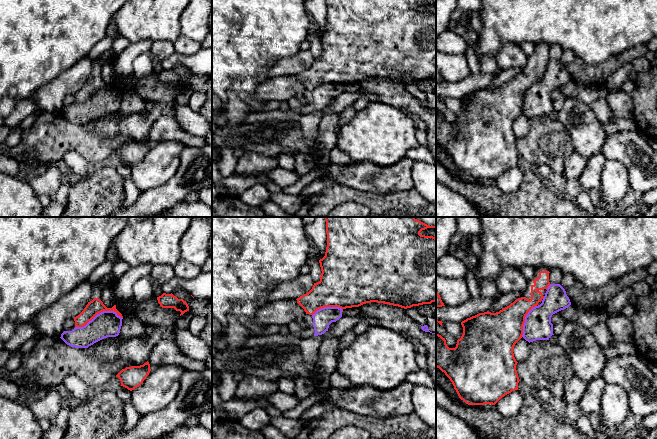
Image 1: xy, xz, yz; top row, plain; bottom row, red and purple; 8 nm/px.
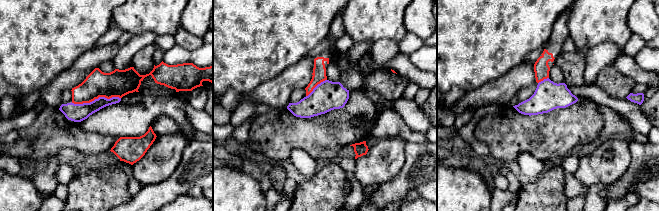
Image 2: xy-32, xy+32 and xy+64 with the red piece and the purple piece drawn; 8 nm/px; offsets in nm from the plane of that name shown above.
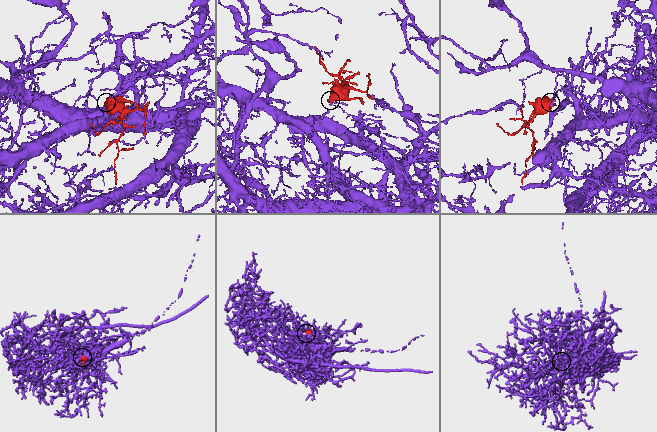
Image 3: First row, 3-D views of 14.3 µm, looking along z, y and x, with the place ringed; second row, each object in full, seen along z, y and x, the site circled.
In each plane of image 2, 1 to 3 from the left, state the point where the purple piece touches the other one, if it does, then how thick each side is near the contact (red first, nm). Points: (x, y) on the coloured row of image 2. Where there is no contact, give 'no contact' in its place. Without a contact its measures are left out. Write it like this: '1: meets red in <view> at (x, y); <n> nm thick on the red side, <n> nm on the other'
1: meets red in xy-32 at (95, 98); 220 nm thick on the red side, 140 nm on the other
2: meets red in xy+32 at (316, 85); 110 nm thick on the red side, 240 nm on the other
3: meets red in xy+64 at (543, 79); 130 nm thick on the red side, 220 nm on the other

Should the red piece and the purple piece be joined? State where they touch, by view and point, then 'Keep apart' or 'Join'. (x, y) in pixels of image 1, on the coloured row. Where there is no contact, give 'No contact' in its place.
Touches red at xy (98, 313). Keep apart

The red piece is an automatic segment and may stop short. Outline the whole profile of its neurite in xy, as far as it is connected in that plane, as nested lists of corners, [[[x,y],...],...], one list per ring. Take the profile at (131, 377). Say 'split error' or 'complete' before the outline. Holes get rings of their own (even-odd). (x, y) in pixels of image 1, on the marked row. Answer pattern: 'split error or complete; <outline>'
complete; [[[147,361],[146,363],[140,366],[131,366],[122,369],[116,375],[116,377],[120,379],[121,386],[132,391],[143,383],[143,381],[149,375],[150,371],[150,364]]]

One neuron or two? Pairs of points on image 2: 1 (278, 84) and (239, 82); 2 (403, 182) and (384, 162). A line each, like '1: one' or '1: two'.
1: two
2: two

